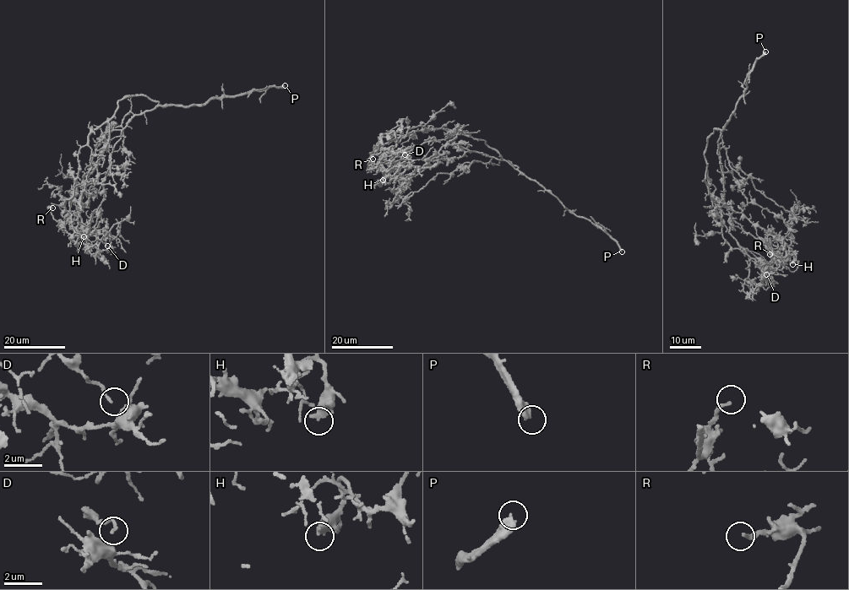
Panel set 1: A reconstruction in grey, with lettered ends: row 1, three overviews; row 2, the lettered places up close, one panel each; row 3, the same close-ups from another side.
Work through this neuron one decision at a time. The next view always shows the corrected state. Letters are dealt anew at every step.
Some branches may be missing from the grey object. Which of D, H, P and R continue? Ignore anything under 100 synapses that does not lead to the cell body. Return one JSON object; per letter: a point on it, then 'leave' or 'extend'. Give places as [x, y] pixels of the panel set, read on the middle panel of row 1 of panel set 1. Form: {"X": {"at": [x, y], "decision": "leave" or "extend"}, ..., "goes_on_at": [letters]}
{"D": {"at": [405, 154], "decision": "leave"}, "H": {"at": [383, 180], "decision": "leave"}, "P": {"at": [622, 251], "decision": "extend"}, "R": {"at": [372, 159], "decision": "leave"}, "goes_on_at": ["P"]}

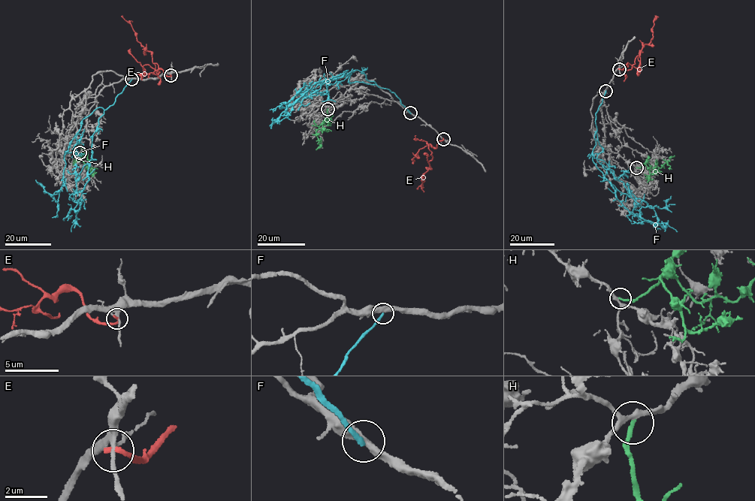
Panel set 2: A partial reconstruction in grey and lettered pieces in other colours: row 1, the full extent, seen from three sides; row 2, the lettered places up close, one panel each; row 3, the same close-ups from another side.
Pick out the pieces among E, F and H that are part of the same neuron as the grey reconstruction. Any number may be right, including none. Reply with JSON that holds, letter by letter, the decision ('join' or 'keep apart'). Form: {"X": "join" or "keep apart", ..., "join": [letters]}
{"E": "keep apart", "F": "keep apart", "H": "join", "join": ["H"]}

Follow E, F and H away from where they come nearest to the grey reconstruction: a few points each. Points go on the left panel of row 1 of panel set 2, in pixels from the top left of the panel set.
E: (170, 75), (161, 69), (154, 73), (158, 74), (158, 66), (150, 52), (122, 16)
F: (131, 79), (114, 102), (104, 110), (97, 107), (83, 118), (64, 155), (60, 189), (49, 194), (36, 180)
H: (80, 152), (85, 153), (77, 161), (82, 156), (76, 152)

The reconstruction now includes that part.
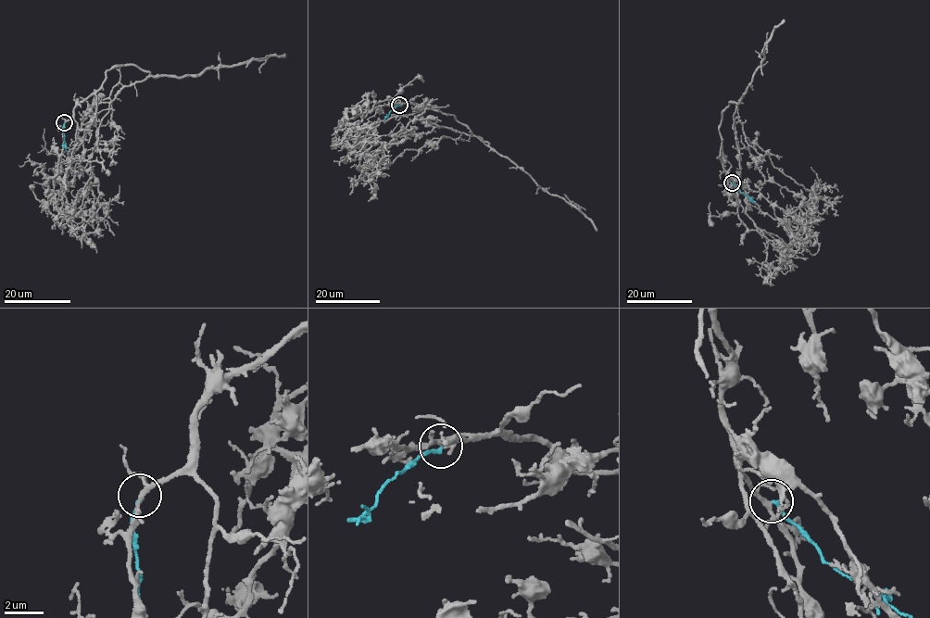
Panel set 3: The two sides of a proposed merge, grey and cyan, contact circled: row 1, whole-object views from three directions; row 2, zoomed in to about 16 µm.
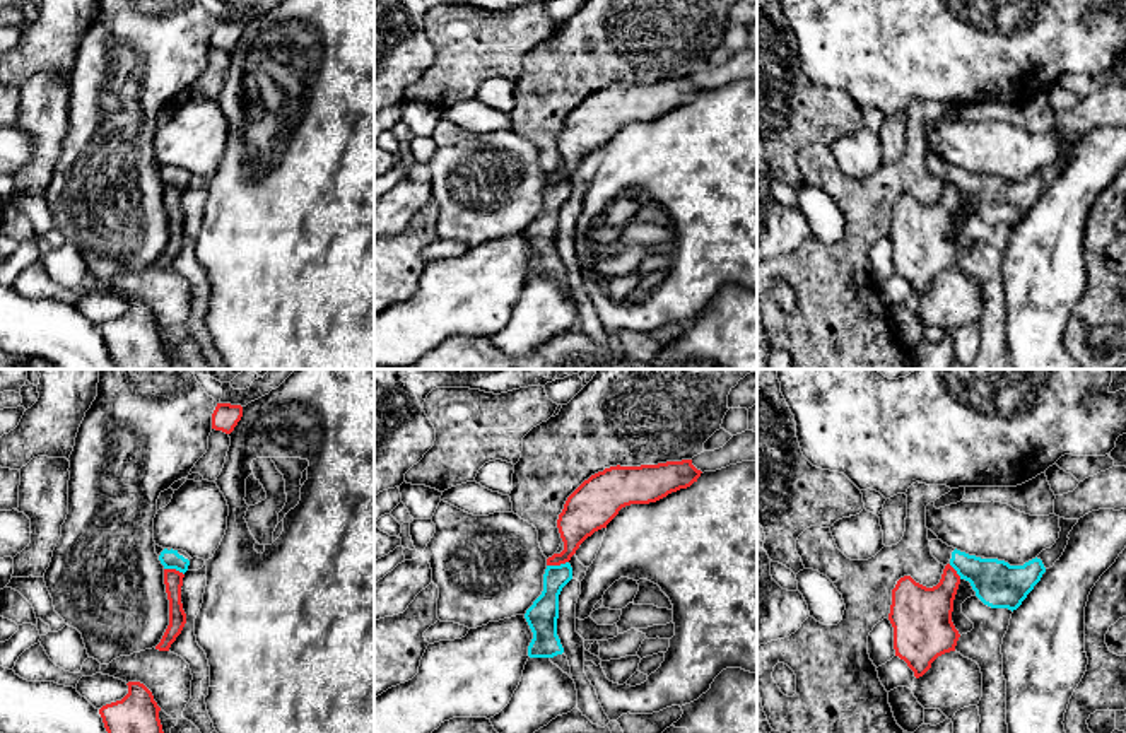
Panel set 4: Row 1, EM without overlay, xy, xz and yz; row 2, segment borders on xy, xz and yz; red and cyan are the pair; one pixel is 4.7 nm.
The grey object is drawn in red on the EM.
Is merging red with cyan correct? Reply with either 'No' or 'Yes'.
No

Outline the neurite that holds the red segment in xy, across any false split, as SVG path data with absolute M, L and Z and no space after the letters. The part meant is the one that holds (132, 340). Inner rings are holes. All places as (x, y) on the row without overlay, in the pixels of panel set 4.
M128 299L128 311L99 326L116 369L171 369L159 337L161 325L140 299Z

